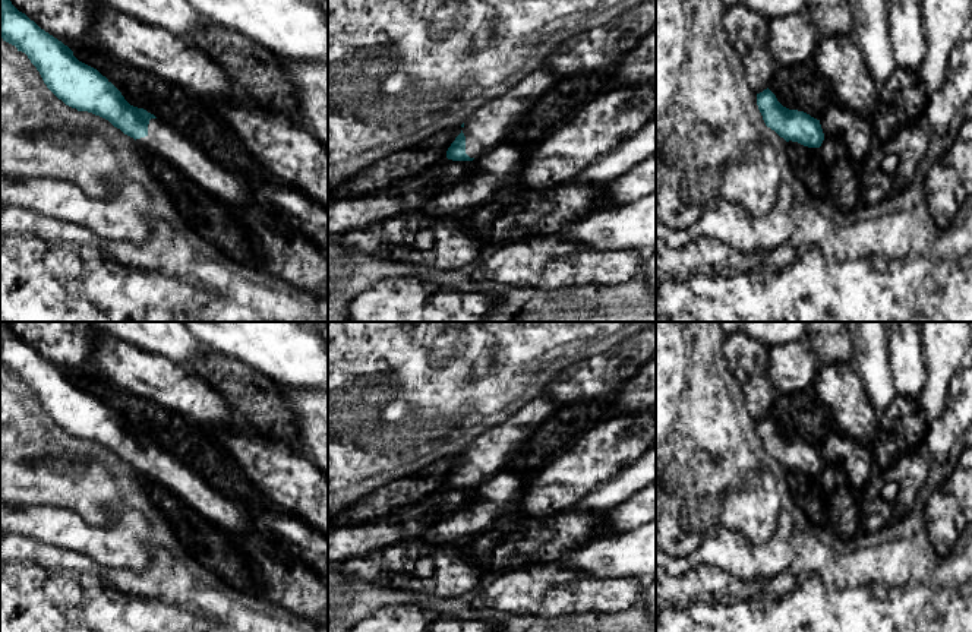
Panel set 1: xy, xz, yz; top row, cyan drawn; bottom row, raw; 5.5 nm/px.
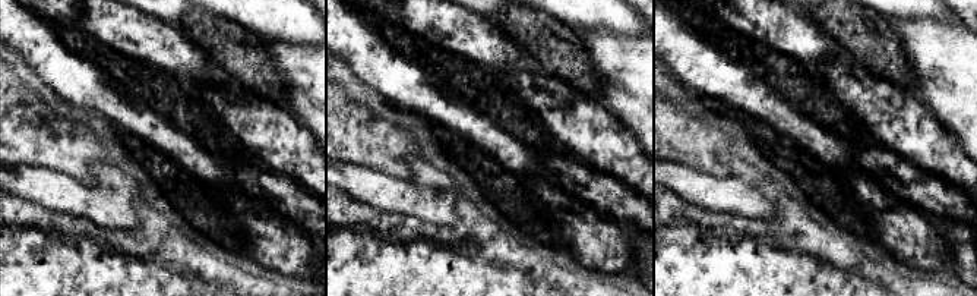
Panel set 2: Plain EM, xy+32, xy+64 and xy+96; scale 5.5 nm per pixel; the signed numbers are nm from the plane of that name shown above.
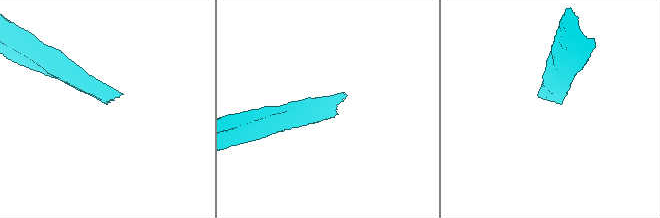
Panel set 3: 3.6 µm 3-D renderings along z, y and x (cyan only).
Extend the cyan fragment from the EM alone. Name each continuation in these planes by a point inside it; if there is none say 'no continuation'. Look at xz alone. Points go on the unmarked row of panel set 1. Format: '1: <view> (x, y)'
1: xz (489, 454)

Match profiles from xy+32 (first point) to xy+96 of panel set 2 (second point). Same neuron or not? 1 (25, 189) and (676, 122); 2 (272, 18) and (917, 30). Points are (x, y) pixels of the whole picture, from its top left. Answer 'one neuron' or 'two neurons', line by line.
1: two neurons
2: two neurons

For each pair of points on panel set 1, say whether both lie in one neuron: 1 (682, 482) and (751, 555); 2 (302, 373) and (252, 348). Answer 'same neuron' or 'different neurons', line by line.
1: different neurons
2: same neuron

